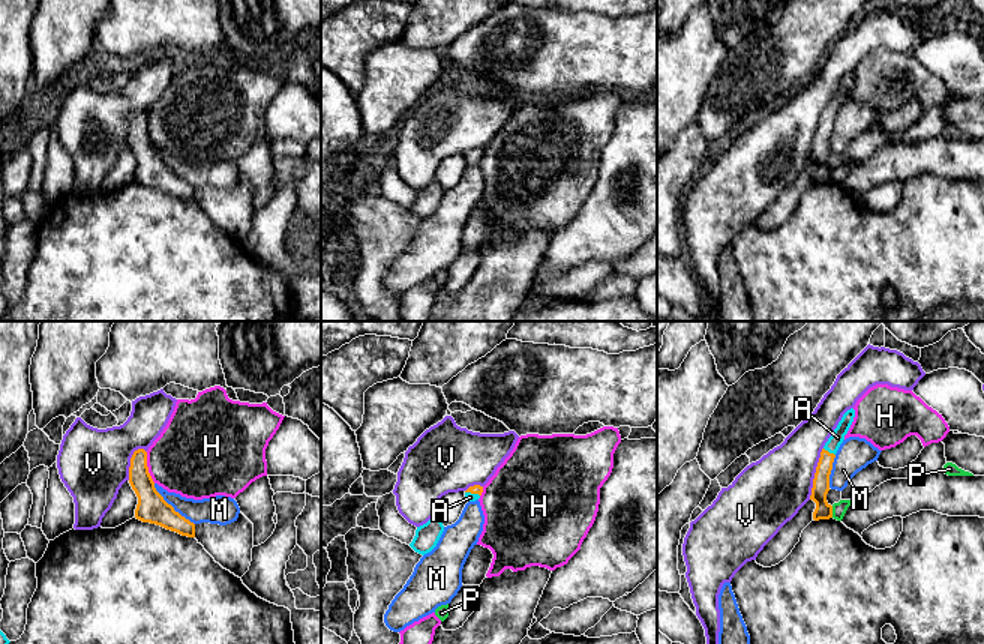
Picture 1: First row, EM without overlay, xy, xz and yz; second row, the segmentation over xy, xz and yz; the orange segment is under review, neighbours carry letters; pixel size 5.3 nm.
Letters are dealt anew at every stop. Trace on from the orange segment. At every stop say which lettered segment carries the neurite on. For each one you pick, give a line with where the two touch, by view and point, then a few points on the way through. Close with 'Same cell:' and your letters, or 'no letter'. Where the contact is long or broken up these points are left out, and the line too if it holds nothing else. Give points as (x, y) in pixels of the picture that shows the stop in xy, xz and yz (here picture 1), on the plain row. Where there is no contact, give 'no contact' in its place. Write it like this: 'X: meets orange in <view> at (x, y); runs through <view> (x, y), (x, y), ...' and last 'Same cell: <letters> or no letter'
A: meets orange in yz at (828, 116); runs through yz (821, 147), (828, 116), (837, 101)
Same cell: A

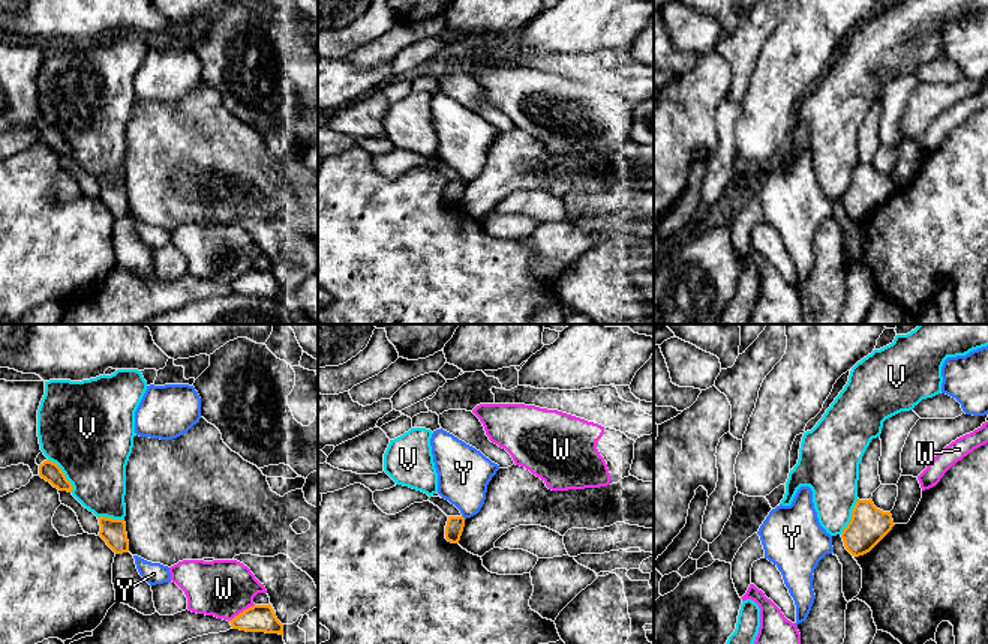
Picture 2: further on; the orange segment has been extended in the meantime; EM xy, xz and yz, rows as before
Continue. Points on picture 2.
Same cell: no letter

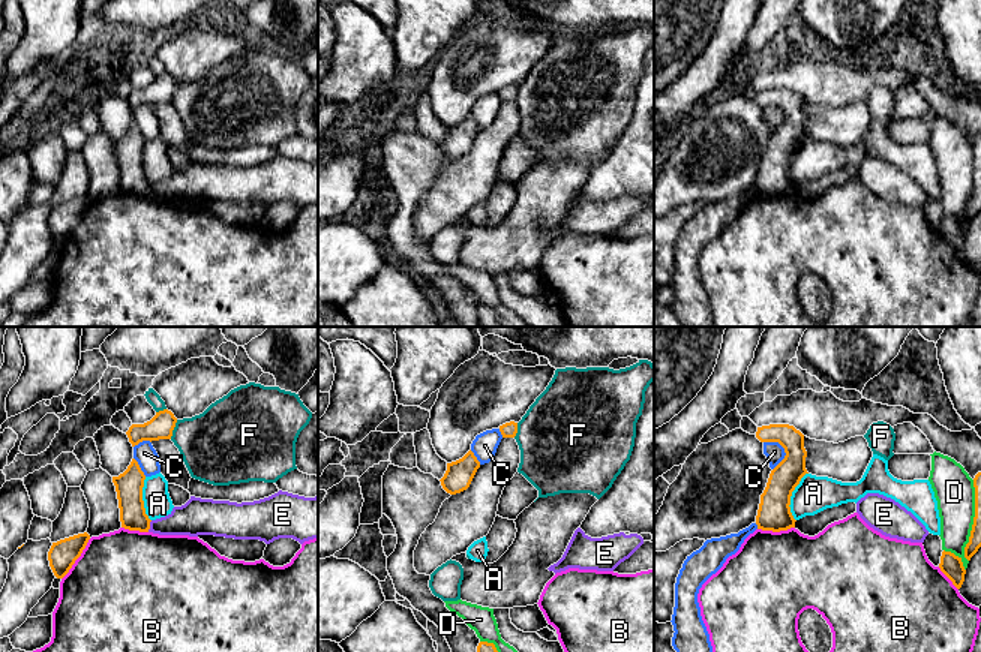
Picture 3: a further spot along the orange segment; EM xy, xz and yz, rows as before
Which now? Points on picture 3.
Same cell: no letter

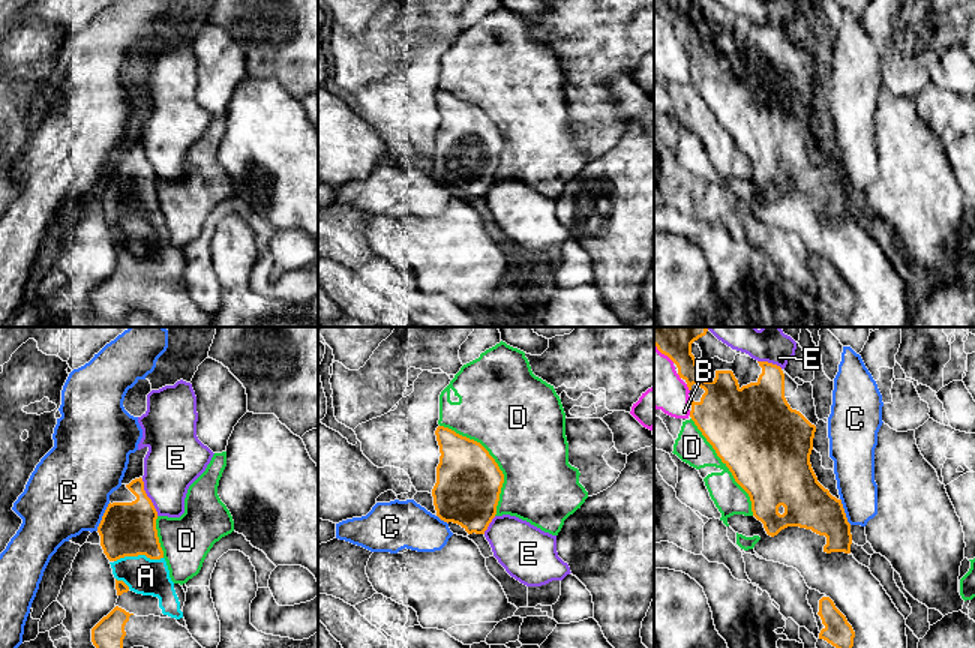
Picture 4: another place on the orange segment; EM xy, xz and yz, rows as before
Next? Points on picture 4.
A: meets orange in xy at (138, 218)
Same cell: A

